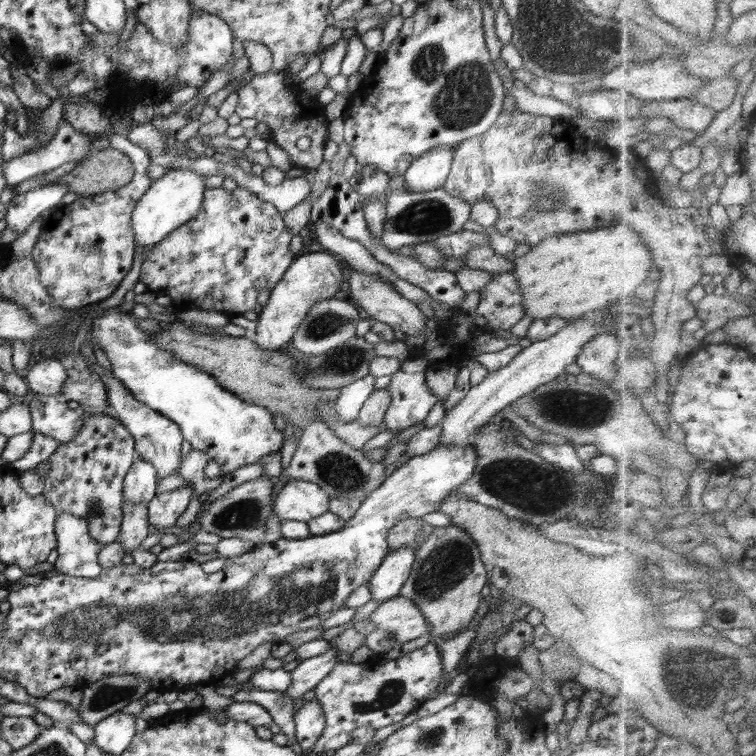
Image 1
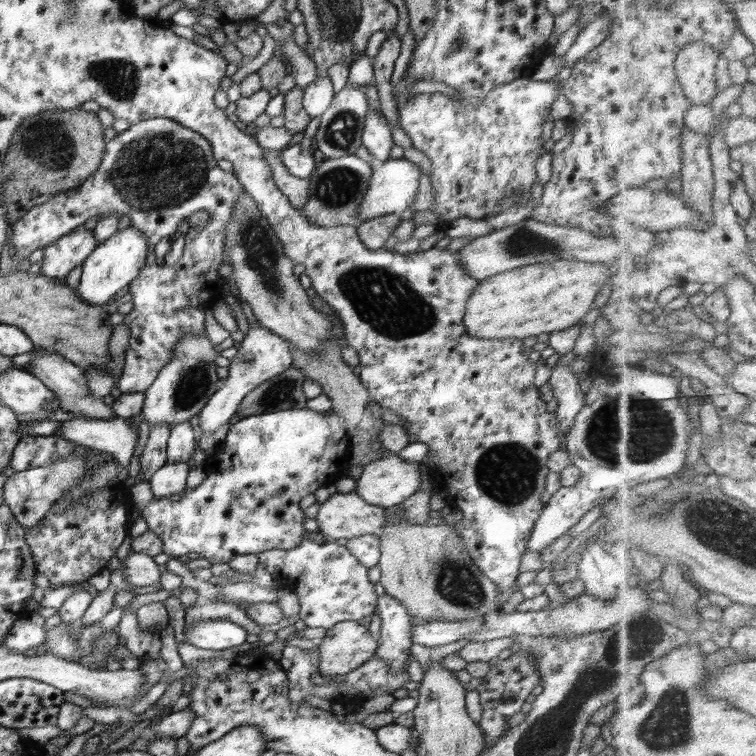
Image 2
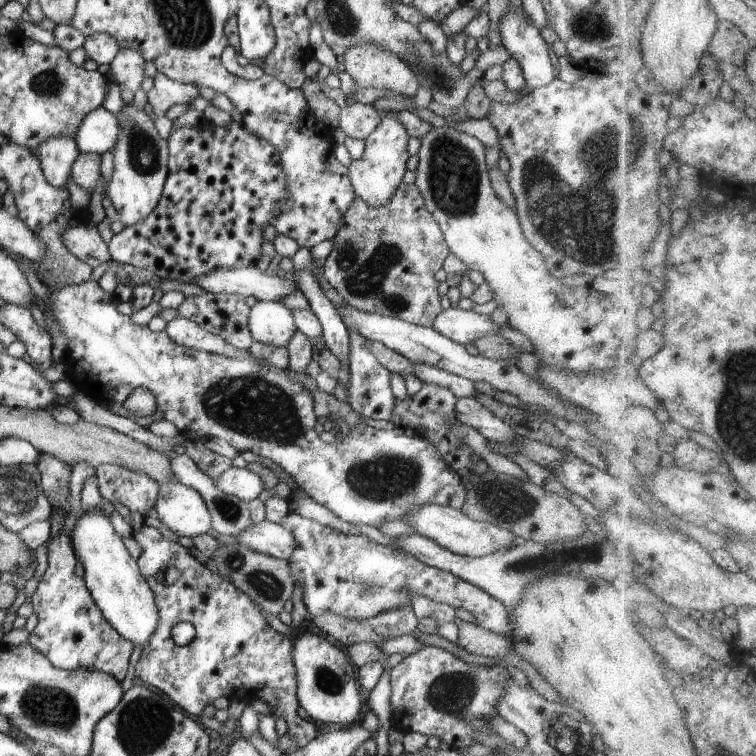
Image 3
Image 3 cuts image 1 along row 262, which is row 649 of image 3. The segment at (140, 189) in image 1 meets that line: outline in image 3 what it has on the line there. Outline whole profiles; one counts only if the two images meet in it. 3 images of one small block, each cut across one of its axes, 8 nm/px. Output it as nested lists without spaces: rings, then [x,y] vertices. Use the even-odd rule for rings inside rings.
[[[54,507],[50,517],[51,535],[46,544],[48,567],[37,585],[30,604],[38,616],[38,623],[29,632],[29,643],[59,669],[96,669],[115,676],[120,682],[128,670],[133,643],[126,640],[104,618],[94,604],[84,579],[76,576],[76,555],[71,538],[66,534],[66,512]]]

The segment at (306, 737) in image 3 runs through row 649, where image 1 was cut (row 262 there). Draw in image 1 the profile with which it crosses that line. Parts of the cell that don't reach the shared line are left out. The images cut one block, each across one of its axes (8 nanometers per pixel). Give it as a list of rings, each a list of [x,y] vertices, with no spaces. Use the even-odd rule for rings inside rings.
[[[240,186],[234,190],[206,187],[201,212],[158,242],[154,248],[144,252],[146,258],[141,265],[139,281],[156,297],[170,296],[172,306],[177,311],[200,309],[242,314],[258,310],[258,293],[262,289],[272,290],[297,255],[290,250],[292,237],[293,234],[284,223],[283,214],[256,193]]]

